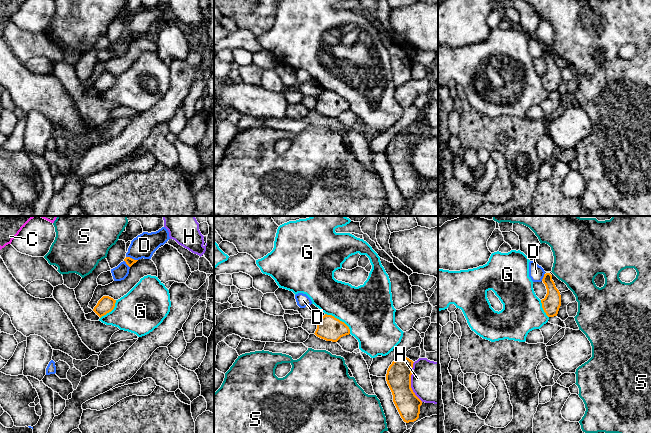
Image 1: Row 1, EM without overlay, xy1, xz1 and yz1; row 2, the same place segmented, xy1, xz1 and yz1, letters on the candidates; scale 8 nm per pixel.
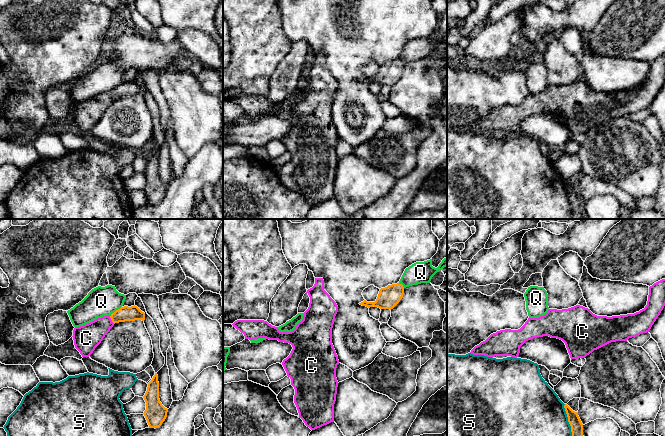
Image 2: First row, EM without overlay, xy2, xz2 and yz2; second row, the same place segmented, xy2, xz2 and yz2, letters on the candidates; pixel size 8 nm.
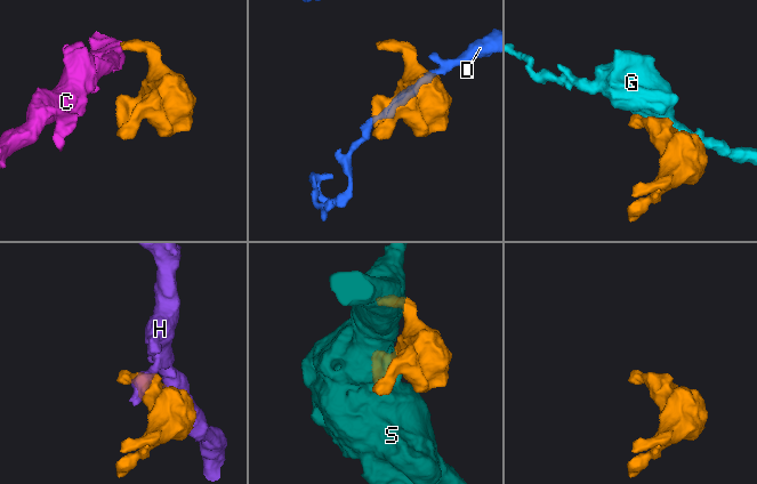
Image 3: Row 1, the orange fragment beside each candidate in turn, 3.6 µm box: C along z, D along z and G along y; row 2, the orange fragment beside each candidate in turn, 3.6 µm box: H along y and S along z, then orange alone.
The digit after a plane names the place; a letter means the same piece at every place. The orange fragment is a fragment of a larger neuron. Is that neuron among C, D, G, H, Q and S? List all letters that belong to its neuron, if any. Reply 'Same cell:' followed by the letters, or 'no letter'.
Same cell: C

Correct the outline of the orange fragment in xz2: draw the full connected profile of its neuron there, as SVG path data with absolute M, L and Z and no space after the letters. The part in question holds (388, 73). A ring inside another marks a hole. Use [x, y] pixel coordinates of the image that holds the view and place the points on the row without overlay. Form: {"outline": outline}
{"outline": "M392 60L385 64L381 64L375 78L367 78L364 76L359 79L362 82L378 83L380 85L393 85L402 75L404 70L404 63L402 60Z"}

